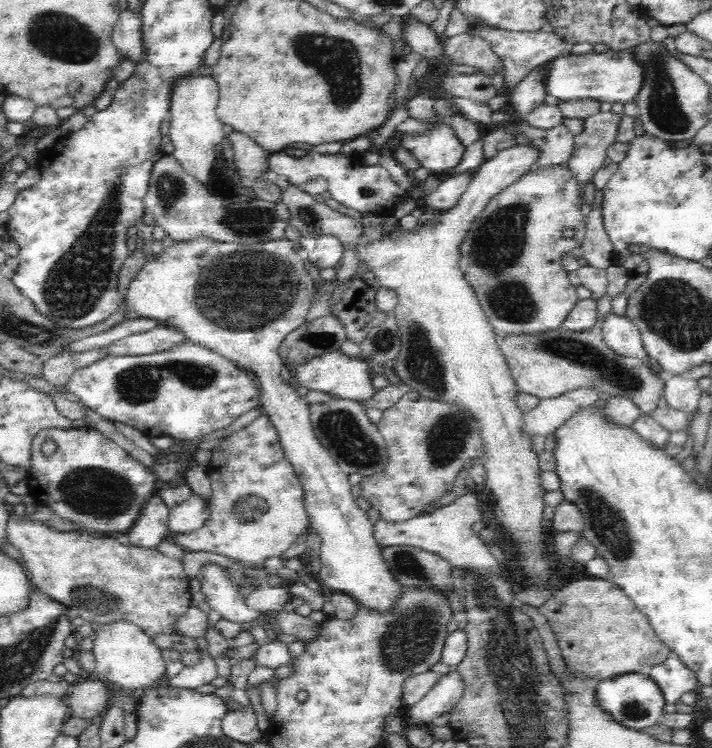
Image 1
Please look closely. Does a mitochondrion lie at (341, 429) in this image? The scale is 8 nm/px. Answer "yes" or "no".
yes

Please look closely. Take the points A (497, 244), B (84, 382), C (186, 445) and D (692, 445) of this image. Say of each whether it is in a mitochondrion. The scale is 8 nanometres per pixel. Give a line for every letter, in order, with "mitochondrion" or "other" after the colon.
A: mitochondrion
B: other
C: other
D: other

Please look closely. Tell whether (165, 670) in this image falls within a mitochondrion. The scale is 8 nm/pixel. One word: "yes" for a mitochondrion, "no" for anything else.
no

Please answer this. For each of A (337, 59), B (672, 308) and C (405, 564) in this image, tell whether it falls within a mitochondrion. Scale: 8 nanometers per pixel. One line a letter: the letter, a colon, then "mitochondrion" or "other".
A: mitochondrion
B: mitochondrion
C: mitochondrion

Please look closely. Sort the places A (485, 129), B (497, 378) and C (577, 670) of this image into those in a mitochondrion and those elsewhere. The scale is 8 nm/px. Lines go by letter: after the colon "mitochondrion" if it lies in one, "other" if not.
A: other
B: other
C: other

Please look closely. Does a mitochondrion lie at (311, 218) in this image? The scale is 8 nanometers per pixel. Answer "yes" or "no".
no

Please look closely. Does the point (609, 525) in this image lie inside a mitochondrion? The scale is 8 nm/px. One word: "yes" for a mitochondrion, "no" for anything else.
yes

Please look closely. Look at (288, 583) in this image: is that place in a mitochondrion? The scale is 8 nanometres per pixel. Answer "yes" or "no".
no

